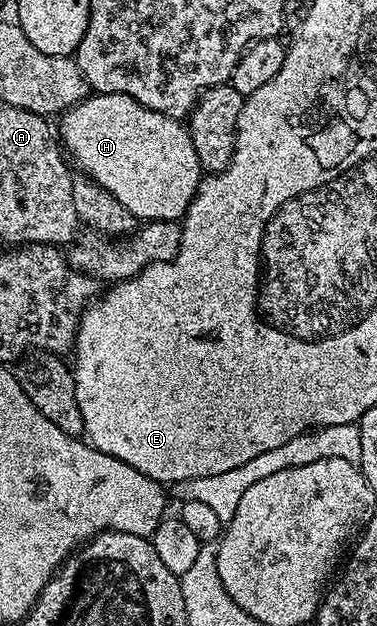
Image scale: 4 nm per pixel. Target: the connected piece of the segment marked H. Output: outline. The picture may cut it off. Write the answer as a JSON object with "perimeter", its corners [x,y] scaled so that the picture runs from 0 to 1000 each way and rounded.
{"perimeter":[[[337,150],[239,152],[159,192],[159,228],[215,267],[207,270],[281,300],[366,353],[477,353],[488,347],[538,276],[483,193],[422,182]]]}

